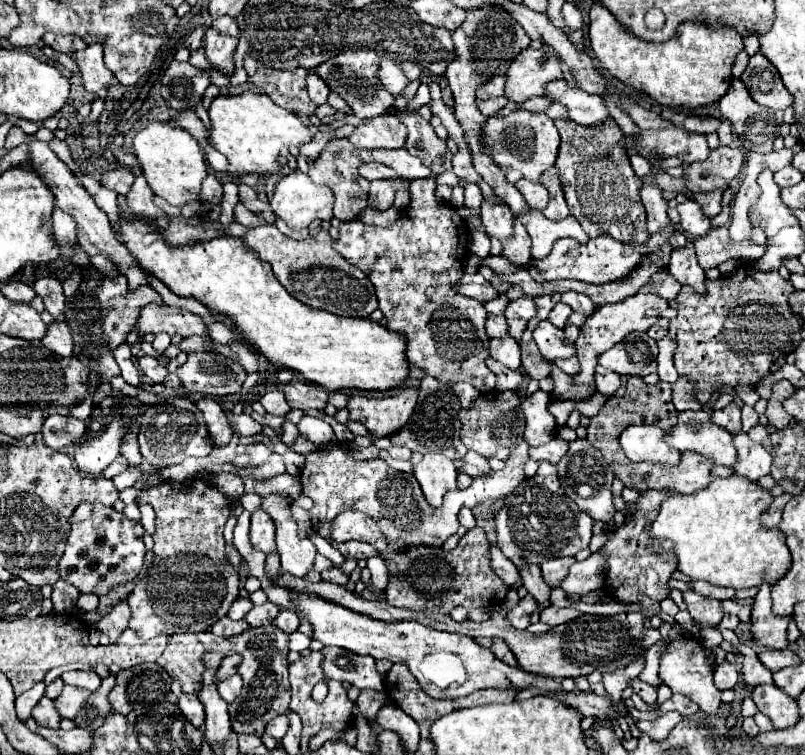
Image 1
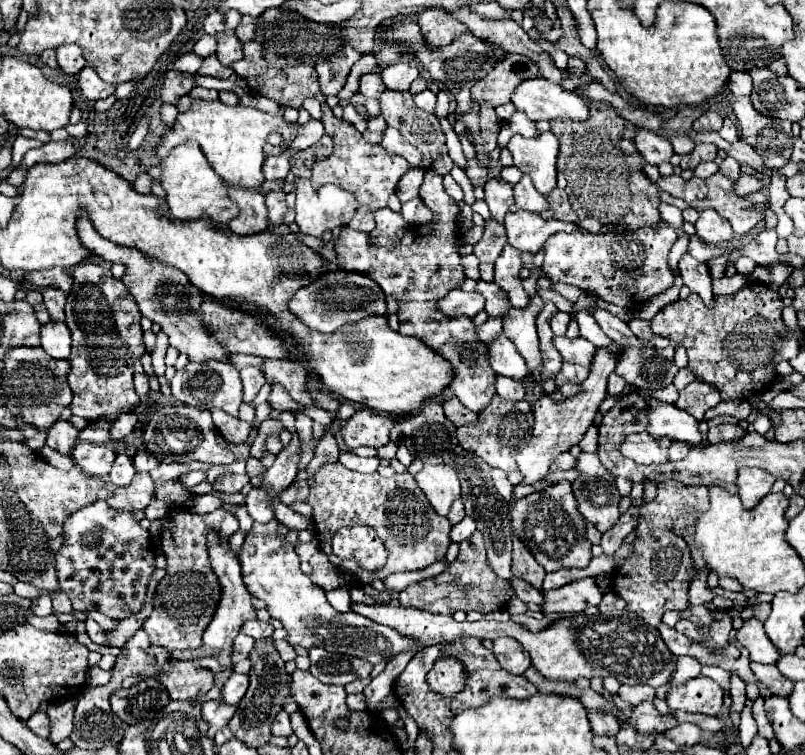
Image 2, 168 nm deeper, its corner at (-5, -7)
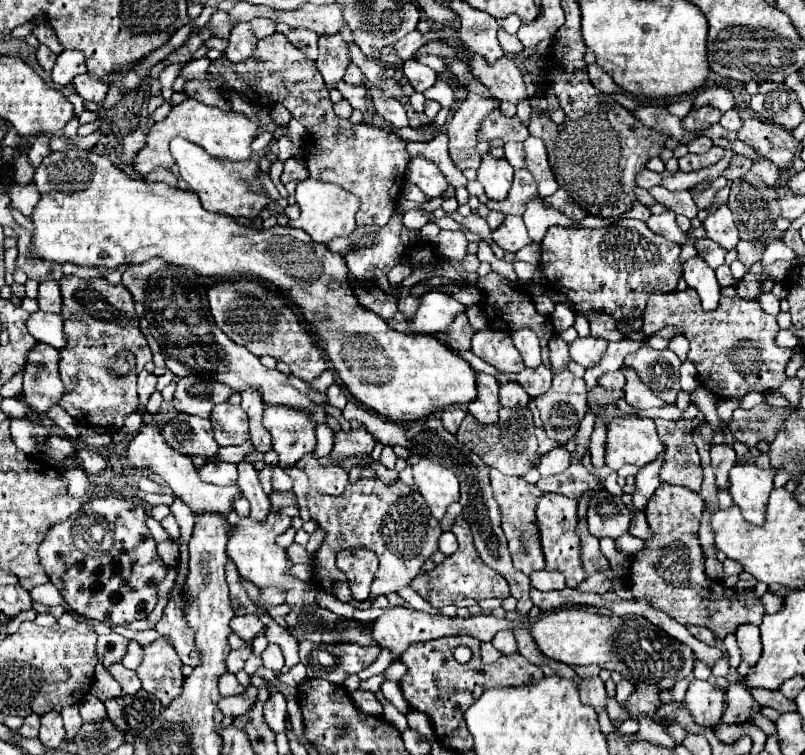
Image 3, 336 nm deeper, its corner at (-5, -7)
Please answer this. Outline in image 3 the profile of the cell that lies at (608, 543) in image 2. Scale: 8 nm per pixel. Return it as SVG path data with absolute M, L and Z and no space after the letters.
M658 455L652 463L644 465L636 475L636 483L634 483L634 493L632 493L632 505L636 509L646 509L646 503L648 499L654 495L654 491L658 489L660 485L660 467L664 463L664 455Z

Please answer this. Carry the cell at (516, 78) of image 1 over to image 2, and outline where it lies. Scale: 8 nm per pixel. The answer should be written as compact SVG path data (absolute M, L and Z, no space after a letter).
M508 55L472 87L472 101L476 101L476 105L484 101L492 107L506 105L510 103L514 89L522 81L534 77L540 77L540 67L532 59L524 55Z

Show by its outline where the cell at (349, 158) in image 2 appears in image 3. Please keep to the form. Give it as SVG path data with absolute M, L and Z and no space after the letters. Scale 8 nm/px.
M282 33L260 39L258 47L244 63L232 63L223 54L210 63L208 79L186 81L182 91L204 105L214 105L223 111L231 110L226 91L240 93L250 103L260 107L282 103L292 117L306 127L304 151L306 165L310 165L310 177L340 185L360 199L356 225L384 227L394 215L400 187L406 181L406 167L410 163L404 141L386 129L364 123L354 125L348 119L340 119L332 109L328 87L324 85L318 69L308 65L304 53L296 49Z

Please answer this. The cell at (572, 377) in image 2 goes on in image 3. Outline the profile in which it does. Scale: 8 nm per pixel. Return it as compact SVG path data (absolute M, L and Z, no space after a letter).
M568 369L554 377L552 387L534 399L544 423L544 431L558 445L566 445L578 431L580 419L588 411L584 379Z

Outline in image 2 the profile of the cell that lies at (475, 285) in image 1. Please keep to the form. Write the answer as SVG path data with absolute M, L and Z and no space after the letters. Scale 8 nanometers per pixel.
M454 289L440 301L440 309L448 317L458 317L458 315L474 317L476 313L480 313L484 309L484 303L486 303L486 299L478 291Z

